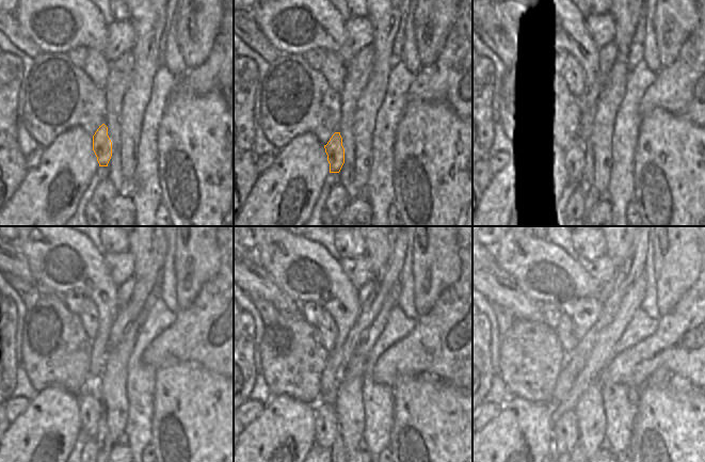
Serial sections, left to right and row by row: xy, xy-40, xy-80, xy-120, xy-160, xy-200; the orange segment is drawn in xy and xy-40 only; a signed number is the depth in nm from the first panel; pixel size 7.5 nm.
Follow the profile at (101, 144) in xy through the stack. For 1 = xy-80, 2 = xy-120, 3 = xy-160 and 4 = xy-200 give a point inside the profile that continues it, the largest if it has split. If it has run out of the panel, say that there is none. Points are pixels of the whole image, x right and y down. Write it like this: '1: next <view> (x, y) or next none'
1: next xy-80 (572, 153)
2: next xy-120 (91, 407)
3: next xy-160 (326, 421)
4: next xy-200 (565, 434)

